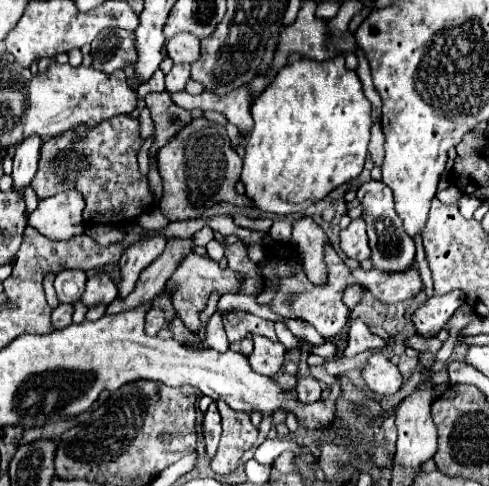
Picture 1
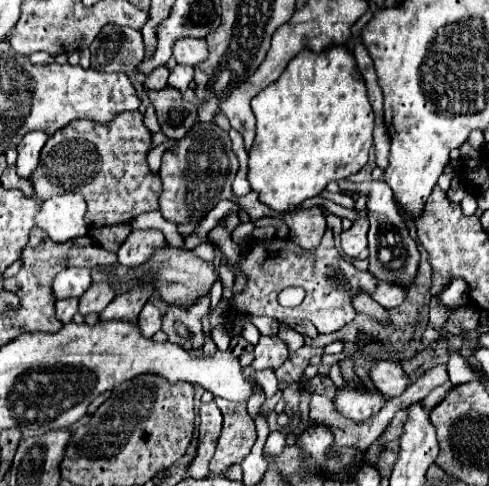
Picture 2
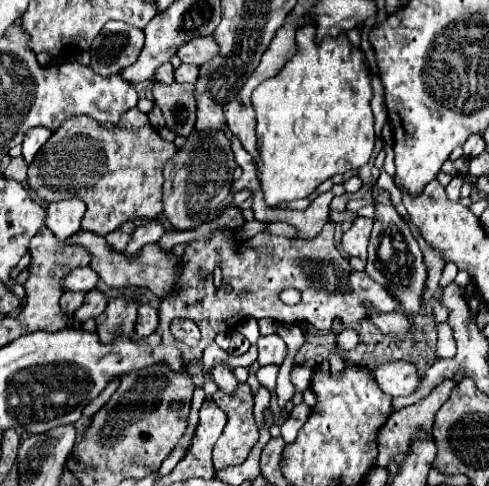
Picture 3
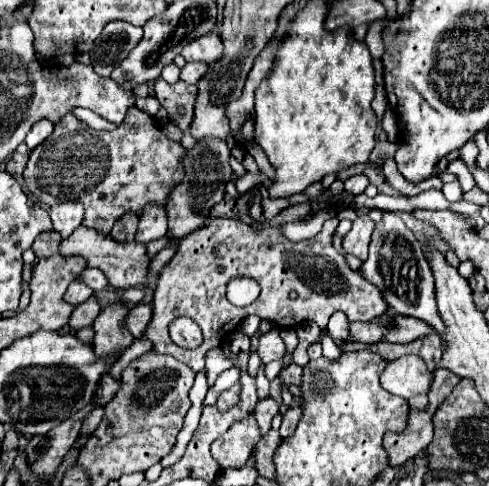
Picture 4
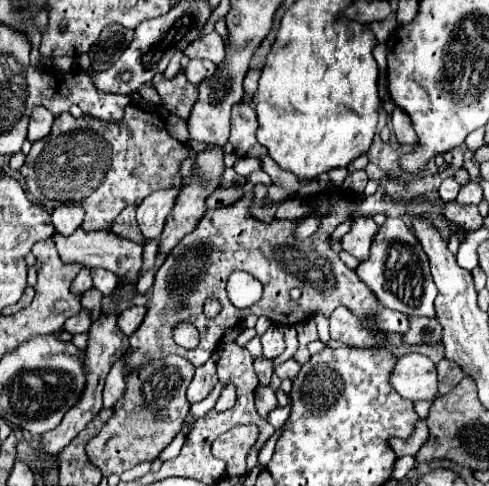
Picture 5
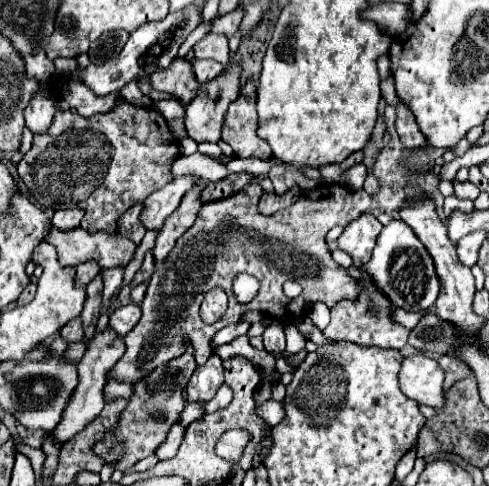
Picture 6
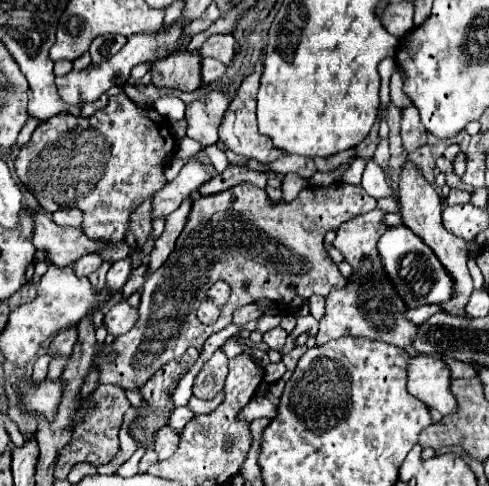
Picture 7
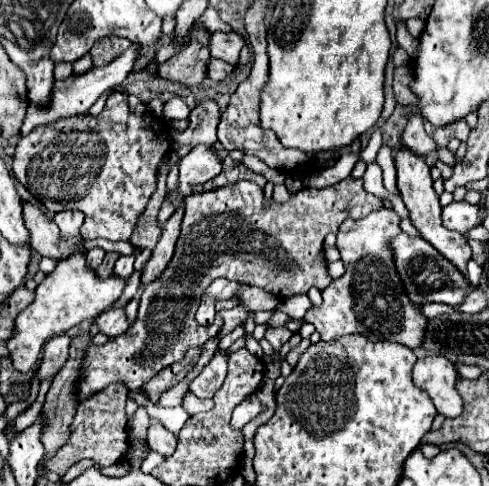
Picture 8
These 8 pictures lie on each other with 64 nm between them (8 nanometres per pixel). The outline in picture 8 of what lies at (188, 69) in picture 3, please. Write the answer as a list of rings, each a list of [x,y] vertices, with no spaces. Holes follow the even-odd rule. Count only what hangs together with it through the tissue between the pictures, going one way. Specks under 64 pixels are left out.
[[[216,58],[208,60],[208,78],[212,78],[212,80],[224,80],[232,72],[234,72],[232,64],[226,64],[226,62],[216,60]]]

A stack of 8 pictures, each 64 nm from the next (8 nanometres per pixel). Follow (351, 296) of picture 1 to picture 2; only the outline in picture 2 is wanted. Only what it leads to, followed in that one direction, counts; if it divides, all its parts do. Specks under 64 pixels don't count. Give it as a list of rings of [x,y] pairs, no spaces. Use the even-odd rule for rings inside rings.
[[[358,292],[358,296],[352,298],[352,306],[356,306],[358,312],[364,312],[364,314],[374,316],[376,320],[384,320],[386,318],[386,310],[380,308],[366,292]]]

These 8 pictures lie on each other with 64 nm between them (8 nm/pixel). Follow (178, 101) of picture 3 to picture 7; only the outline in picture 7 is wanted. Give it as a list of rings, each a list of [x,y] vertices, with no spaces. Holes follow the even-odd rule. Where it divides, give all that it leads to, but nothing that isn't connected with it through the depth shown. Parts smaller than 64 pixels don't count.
[[[178,52],[152,66],[152,84],[158,88],[176,88],[182,92],[194,92],[200,88],[200,54]]]

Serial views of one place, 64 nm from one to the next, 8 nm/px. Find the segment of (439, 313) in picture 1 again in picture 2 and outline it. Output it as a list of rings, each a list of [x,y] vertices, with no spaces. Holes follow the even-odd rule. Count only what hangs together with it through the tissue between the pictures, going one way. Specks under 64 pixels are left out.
[[[456,280],[440,296],[440,304],[446,306],[448,310],[456,310],[456,308],[460,308],[460,306],[464,306],[468,302],[470,302],[470,298],[468,298],[468,286],[464,284],[464,280]]]

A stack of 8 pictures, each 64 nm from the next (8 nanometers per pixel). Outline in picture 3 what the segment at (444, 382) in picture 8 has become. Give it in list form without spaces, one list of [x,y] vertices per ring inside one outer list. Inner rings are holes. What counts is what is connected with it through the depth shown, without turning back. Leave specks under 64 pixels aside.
[[[398,360],[398,362],[376,366],[374,380],[380,386],[380,390],[390,396],[408,396],[416,390],[420,376],[414,364]]]

